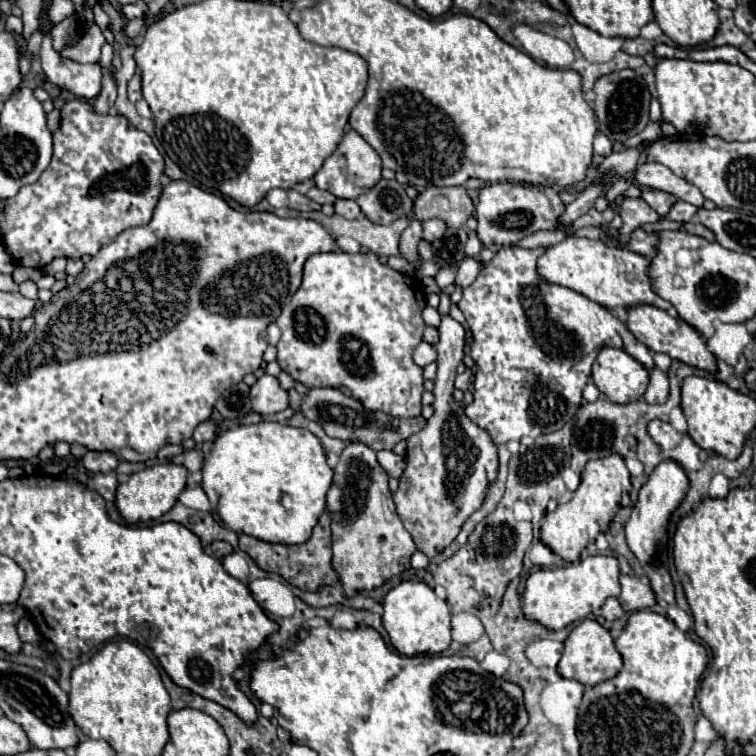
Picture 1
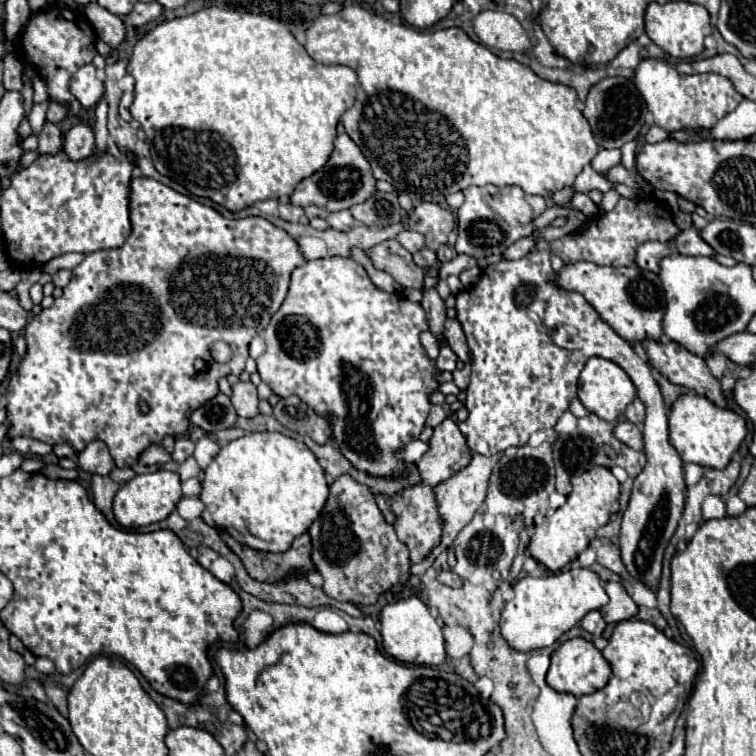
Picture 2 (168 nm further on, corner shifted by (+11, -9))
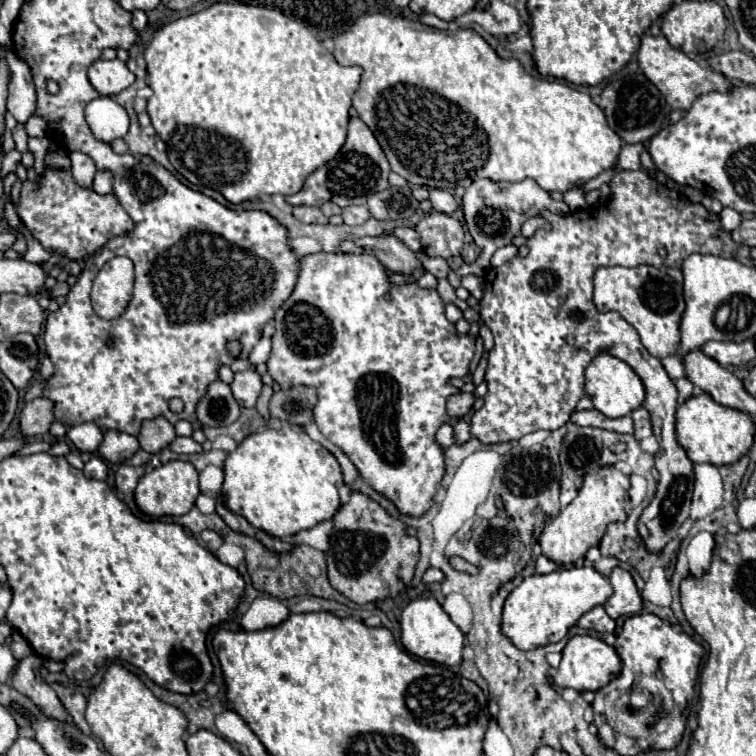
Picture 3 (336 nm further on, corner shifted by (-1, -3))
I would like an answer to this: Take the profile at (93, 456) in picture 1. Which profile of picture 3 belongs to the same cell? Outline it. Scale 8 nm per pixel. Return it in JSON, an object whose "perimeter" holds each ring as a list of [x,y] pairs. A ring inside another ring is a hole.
{"perimeter":[[[108,430],[104,434],[102,444],[98,446],[98,454],[102,460],[110,464],[122,464],[122,462],[128,462],[138,448],[140,444],[136,436],[130,436],[118,430]]]}

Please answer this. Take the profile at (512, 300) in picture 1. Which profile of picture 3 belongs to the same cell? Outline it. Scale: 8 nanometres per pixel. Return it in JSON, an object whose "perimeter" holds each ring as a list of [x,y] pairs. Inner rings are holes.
{"perimeter":[[[644,170],[618,172],[612,182],[612,200],[602,210],[580,210],[566,216],[558,216],[552,212],[540,212],[550,222],[548,230],[536,230],[532,238],[528,238],[530,254],[526,258],[516,256],[512,262],[502,264],[500,268],[492,268],[484,276],[484,296],[480,304],[480,318],[490,328],[494,336],[494,348],[488,354],[486,366],[486,386],[488,394],[484,396],[484,406],[472,414],[470,430],[472,436],[482,444],[502,444],[514,442],[522,436],[536,430],[556,430],[570,420],[578,400],[584,396],[584,370],[592,362],[592,358],[604,350],[614,356],[620,356],[632,370],[640,376],[646,388],[644,408],[650,412],[652,430],[660,444],[656,452],[656,470],[660,474],[656,494],[652,502],[642,510],[638,520],[640,540],[650,554],[658,554],[666,548],[668,542],[676,538],[678,528],[690,514],[692,502],[692,484],[694,484],[694,464],[688,460],[684,448],[676,442],[674,414],[676,414],[676,398],[678,390],[670,376],[666,374],[662,362],[654,358],[640,342],[638,332],[622,320],[616,312],[600,312],[592,302],[592,276],[600,266],[672,266],[680,268],[682,260],[694,252],[700,254],[718,254],[732,258],[738,246],[730,240],[730,232],[722,232],[720,220],[716,214],[708,212],[700,204],[692,204],[678,192],[668,190],[658,180],[650,178]],[[658,248],[666,248],[668,256],[660,258]]]}

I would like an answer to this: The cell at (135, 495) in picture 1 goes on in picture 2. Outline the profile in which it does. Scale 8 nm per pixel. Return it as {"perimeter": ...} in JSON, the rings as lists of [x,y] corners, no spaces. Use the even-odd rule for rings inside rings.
{"perimeter":[[[158,470],[154,474],[140,474],[122,484],[114,498],[114,516],[124,528],[142,528],[160,520],[166,520],[170,512],[182,498],[180,490],[180,476],[176,472]]]}

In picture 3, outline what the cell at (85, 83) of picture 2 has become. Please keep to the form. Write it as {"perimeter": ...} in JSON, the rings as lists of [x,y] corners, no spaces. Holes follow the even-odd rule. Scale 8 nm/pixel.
{"perimeter":[[[118,58],[96,60],[88,68],[88,80],[100,96],[114,96],[134,84],[134,74]]]}

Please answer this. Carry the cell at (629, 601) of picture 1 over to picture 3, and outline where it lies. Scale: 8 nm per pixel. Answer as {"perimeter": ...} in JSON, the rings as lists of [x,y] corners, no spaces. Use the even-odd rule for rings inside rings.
{"perimeter":[[[614,568],[614,572],[610,574],[610,584],[614,588],[614,594],[604,604],[610,618],[616,620],[618,616],[638,614],[642,610],[642,596],[628,570]]]}

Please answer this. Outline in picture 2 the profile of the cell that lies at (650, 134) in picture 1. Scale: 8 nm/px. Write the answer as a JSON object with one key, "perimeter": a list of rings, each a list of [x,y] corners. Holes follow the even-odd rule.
{"perimeter":[[[601,149],[598,156],[592,160],[591,165],[598,174],[605,176],[612,167],[620,164],[621,155],[620,149]]]}

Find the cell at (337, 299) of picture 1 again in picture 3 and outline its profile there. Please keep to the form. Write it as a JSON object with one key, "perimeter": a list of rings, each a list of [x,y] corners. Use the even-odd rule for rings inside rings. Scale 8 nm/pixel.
{"perimeter":[[[318,252],[318,254],[310,254],[300,258],[300,276],[298,276],[298,284],[292,292],[292,296],[280,306],[280,310],[274,316],[274,326],[276,326],[276,334],[272,336],[272,352],[268,358],[268,374],[280,384],[280,388],[292,388],[292,386],[314,386],[318,392],[318,402],[314,406],[314,420],[318,430],[330,440],[334,442],[350,460],[352,464],[358,468],[358,472],[362,474],[362,478],[380,494],[384,494],[386,498],[390,498],[396,508],[404,514],[410,516],[422,516],[430,504],[432,504],[432,496],[444,476],[444,454],[440,450],[440,446],[434,442],[434,434],[436,430],[444,424],[444,420],[448,420],[446,416],[446,398],[460,392],[456,388],[456,382],[460,378],[464,378],[468,374],[468,364],[474,356],[474,340],[466,334],[466,336],[458,336],[454,324],[450,324],[444,316],[444,302],[440,300],[436,290],[426,290],[420,288],[418,284],[406,284],[406,286],[390,286],[386,276],[384,276],[384,268],[382,264],[370,256],[370,254],[326,254],[326,252]],[[392,292],[392,300],[384,300],[384,294]]]}

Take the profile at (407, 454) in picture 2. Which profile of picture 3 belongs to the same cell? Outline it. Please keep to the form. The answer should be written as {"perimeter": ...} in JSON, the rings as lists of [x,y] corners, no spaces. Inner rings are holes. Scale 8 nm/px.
{"perimeter":[[[442,424],[440,430],[436,432],[436,444],[440,444],[442,448],[448,448],[454,444],[454,438],[452,438],[452,426],[450,424]]]}

